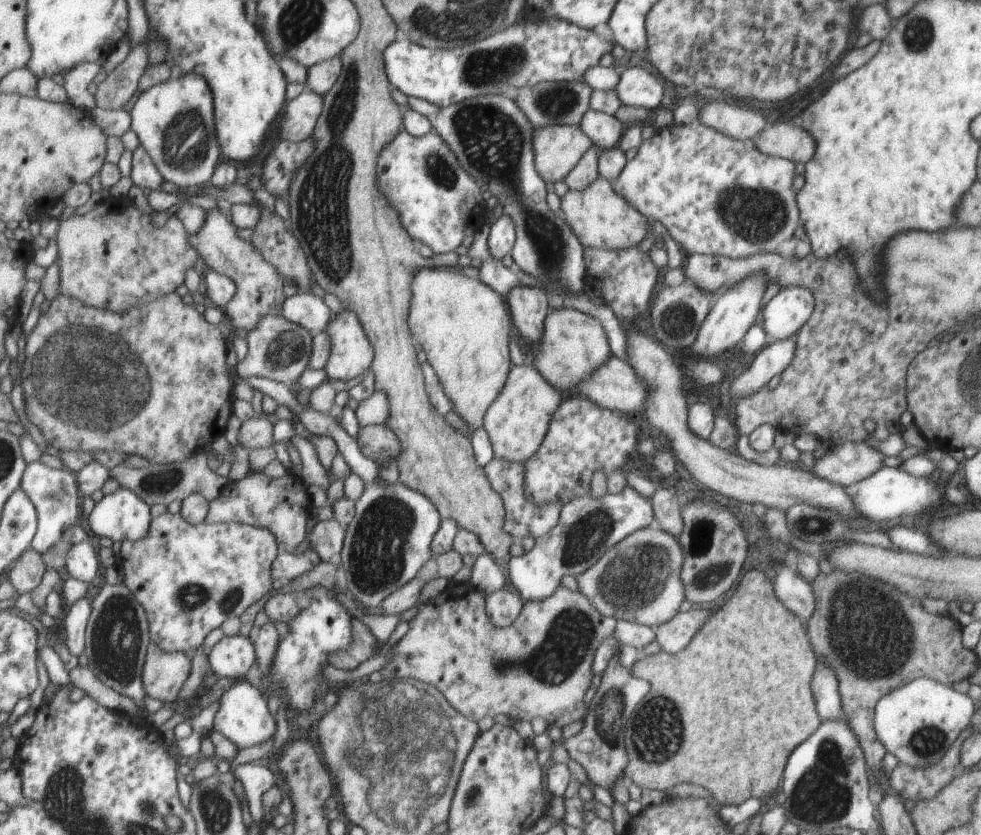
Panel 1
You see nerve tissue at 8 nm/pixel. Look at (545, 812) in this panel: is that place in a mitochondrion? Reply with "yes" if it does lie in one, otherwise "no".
no

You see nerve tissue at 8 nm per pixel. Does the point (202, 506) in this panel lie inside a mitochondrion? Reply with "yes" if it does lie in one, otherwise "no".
no

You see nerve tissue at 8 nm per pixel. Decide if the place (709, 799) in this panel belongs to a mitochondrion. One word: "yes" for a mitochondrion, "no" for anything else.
no

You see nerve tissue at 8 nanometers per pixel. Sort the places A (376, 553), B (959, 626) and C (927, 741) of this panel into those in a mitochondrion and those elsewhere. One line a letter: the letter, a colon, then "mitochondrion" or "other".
A: mitochondrion
B: other
C: mitochondrion

